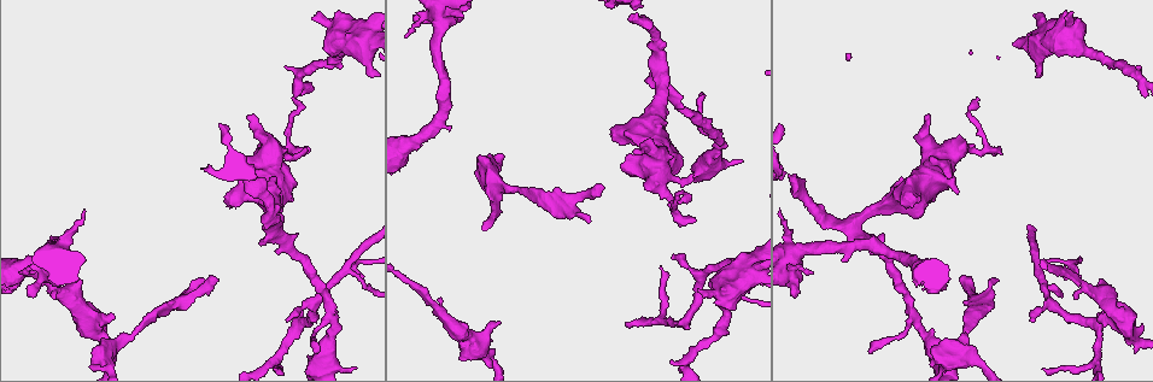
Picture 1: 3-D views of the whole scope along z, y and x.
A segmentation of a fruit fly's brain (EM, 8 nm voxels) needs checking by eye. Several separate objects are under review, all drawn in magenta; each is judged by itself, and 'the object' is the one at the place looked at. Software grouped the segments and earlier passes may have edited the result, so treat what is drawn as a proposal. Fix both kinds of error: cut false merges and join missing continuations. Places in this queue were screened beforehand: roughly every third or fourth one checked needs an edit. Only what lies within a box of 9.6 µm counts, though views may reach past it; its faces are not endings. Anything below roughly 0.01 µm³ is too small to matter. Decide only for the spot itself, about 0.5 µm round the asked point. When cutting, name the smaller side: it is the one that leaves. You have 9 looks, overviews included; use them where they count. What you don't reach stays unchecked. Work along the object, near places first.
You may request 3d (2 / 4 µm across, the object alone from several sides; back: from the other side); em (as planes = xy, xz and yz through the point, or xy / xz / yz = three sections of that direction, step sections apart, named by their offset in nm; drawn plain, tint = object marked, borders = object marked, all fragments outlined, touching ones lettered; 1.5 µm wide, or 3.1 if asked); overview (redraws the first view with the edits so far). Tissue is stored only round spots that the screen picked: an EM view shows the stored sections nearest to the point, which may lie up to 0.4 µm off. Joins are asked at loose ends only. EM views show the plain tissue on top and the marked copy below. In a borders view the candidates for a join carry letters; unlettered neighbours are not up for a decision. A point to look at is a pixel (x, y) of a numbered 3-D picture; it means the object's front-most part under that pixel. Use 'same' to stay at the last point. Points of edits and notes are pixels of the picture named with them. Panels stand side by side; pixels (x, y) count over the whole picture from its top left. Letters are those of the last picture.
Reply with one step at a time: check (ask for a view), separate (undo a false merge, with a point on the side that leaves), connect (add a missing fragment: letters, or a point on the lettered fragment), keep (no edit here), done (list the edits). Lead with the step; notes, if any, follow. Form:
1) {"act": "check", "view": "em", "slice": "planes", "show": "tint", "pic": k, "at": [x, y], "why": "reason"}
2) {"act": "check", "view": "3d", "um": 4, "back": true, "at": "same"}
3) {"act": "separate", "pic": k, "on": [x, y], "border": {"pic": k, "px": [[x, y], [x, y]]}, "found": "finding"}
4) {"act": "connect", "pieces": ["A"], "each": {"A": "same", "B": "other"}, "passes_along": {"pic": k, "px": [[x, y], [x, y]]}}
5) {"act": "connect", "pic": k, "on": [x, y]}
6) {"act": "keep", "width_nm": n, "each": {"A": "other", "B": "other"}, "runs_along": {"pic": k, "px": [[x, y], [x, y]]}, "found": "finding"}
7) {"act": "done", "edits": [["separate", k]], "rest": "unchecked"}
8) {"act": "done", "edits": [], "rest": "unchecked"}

{"act": "check", "view": "em", "slice": "xy", "step": 8, "show": "tint", "pic": 1, "at": [998, 280], "why": "thin end"}

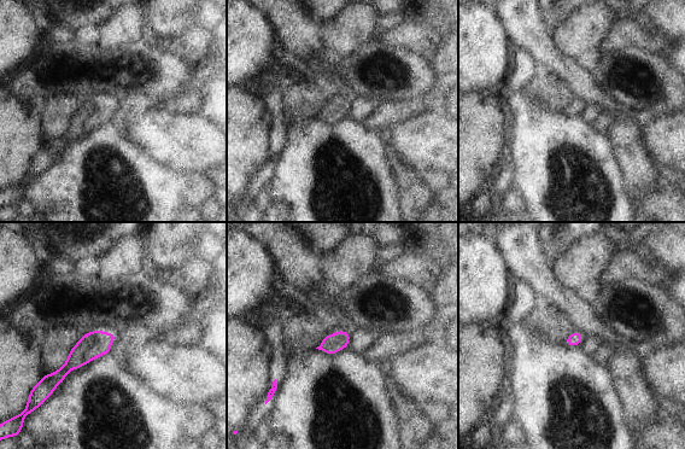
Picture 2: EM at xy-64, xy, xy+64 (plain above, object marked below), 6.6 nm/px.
{"act": "check", "view": "em", "slice": "planes", "show": "borders", "at": "same"}

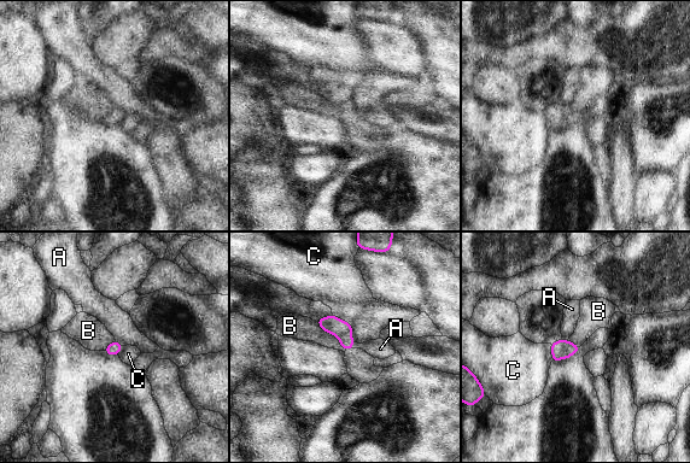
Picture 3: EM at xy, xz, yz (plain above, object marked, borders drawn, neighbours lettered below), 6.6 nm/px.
{"act": "keep", "width_nm": 90, "each": {"A": "other", "B": "other", "C": "other"}, "border": {"pic": 3, "px": [[314, 321], [334, 334], [345, 350]]}, "found": "none of them fits"}

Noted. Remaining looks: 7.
{"act": "check", "view": "em", "slice": "xy", "step": 8, "show": "tint", "pic": 1, "at": [488, 156], "why": "thick end"}

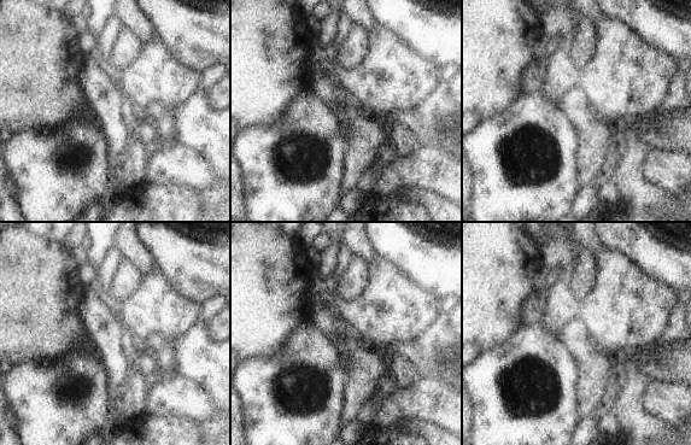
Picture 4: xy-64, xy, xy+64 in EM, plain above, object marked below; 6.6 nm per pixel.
{"act": "check", "view": "em", "slice": "xz", "step": 4, "show": "tint", "at": "same", "why": "cut it another way"}

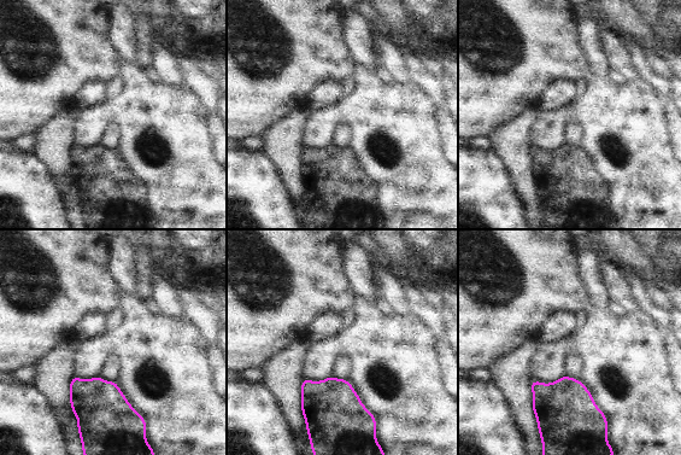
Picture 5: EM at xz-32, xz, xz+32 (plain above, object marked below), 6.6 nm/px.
{"act": "check", "view": "em", "slice": "xz", "step": 4, "show": "borders", "at": "same", "why": "see the neighbours"}

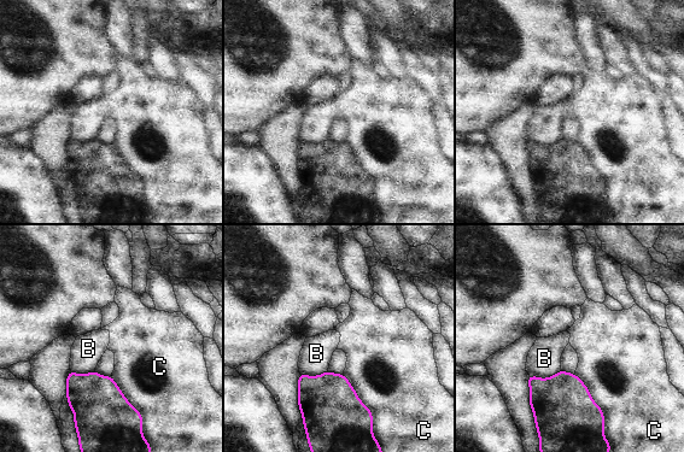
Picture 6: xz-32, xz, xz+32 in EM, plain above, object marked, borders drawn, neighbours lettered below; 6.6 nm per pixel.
{"act": "keep", "each": {"B": "other", "C": "other"}, "border": {"pic": 6, "px": [[561, 370], [547, 377], [530, 376]]}, "found": "no lettered fragment goes on from it"}

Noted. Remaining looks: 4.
{"act": "check", "view": "em", "slice": "planes", "show": "borders", "pic": 1, "at": [948, 152], "why": "abrupt turn"}

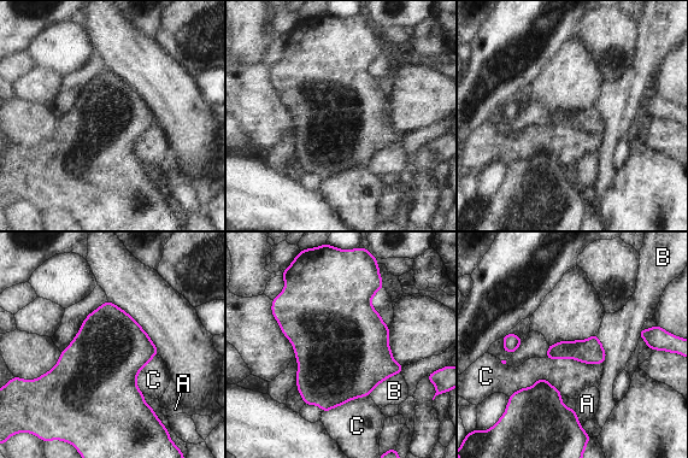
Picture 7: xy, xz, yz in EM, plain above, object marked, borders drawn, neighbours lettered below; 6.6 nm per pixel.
{"act": "keep", "width_nm": 500, "longest_contact_nm": ["C", 400], "each": {"A": "other", "B": "other", "C": "other"}, "found": "continuous, no second neuron"}

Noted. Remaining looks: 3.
{"act": "check", "view": "3d", "um": 2, "pic": 1, "at": [1037, 264], "why": "four-way junction"}

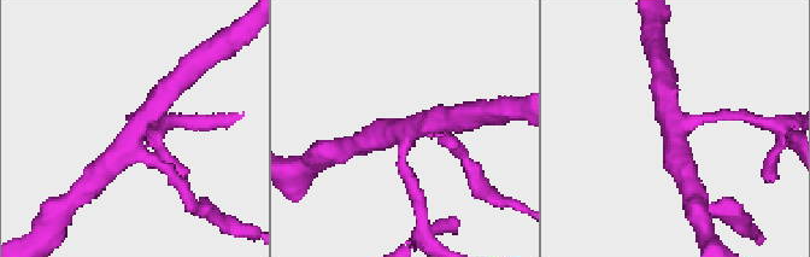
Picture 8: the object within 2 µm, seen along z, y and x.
{"act": "check", "view": "em", "slice": "xy", "step": 8, "show": "tint", "pic": 8, "at": [681, 132], "arms": 4, "why": "shape alone is not enough"}

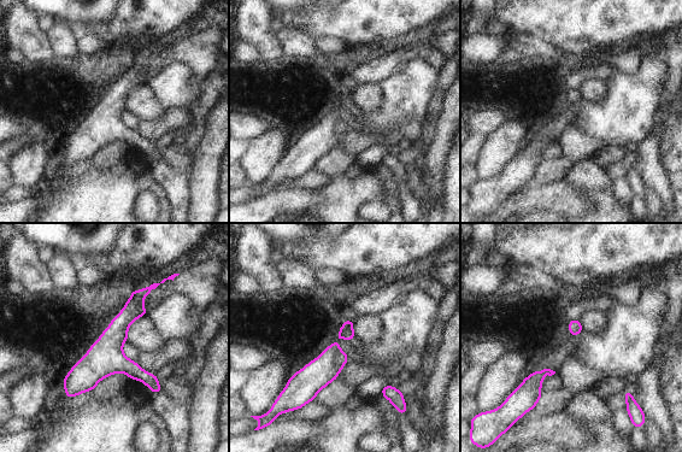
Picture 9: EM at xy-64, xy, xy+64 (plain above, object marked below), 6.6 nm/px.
{"act": "check", "view": "em", "slice": "planes", "show": "borders", "at": "same"}

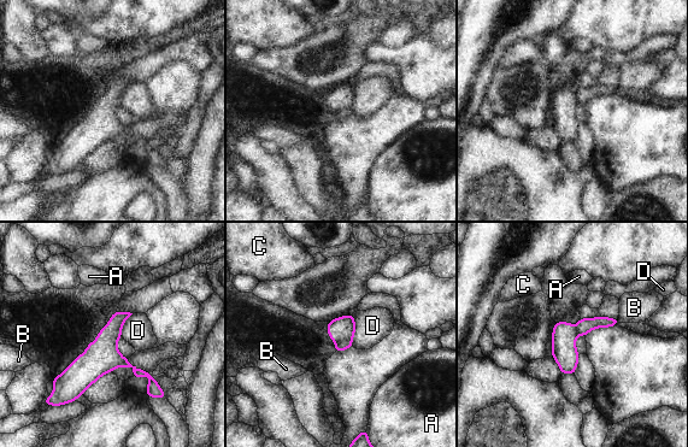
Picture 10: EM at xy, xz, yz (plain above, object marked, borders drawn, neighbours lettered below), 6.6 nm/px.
{"act": "separate", "pic": 10, "on": [346, 343], "longest_contact_nm": ["D", 220], "each": {"A": "other", "B": "other", "C": "other", "D": "other"}, "found": "a second neuron is stuck on"}

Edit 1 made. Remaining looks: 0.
{"act": "done", "edits": [["separate", 10]], "rest": "unchecked"}

